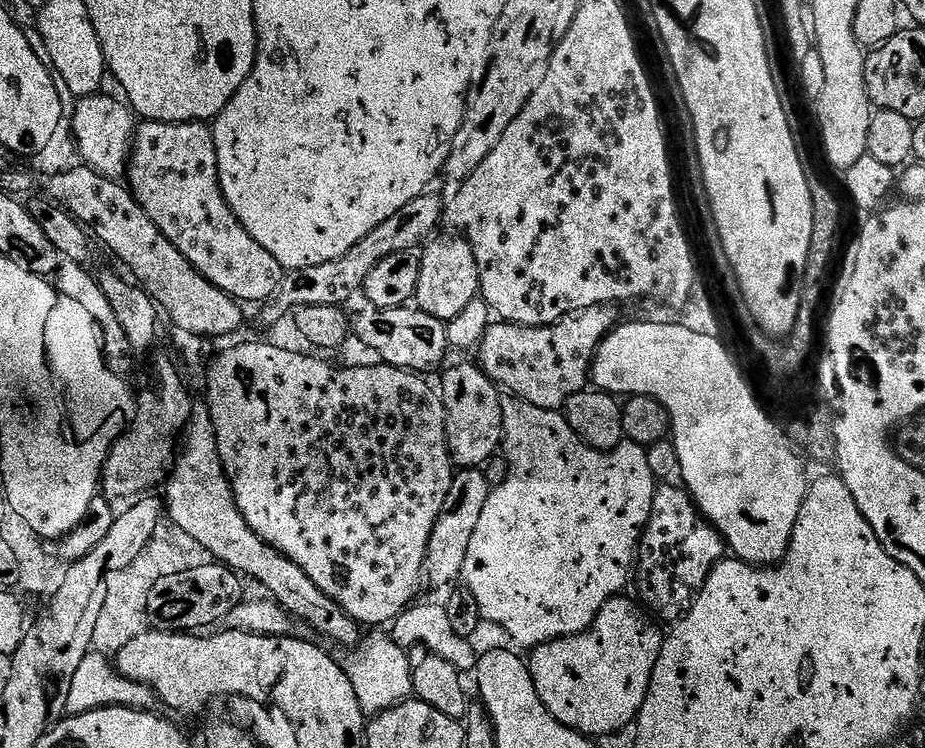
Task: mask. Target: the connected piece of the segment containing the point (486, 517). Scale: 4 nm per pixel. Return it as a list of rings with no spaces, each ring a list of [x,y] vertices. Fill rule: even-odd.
[[[508,398],[503,401],[504,406],[504,438],[502,441],[502,455],[508,462],[508,476],[500,484],[489,491],[486,506],[482,510],[482,518],[478,518],[478,527],[470,538],[470,547],[466,550],[466,562],[462,573],[462,584],[469,588],[478,600],[480,615],[485,621],[497,624],[508,631],[513,645],[524,650],[536,648],[548,640],[557,640],[563,636],[573,636],[585,632],[596,616],[602,610],[606,599],[604,588],[608,590],[624,590],[630,584],[630,569],[637,563],[638,549],[642,530],[648,527],[648,517],[656,493],[658,481],[651,472],[648,453],[645,445],[624,442],[612,451],[593,448],[568,424],[567,419],[559,411],[550,408],[539,408],[527,404],[519,398]]]

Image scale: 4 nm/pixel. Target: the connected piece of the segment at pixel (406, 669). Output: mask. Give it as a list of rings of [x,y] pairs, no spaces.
[[[372,630],[363,637],[360,643],[349,647],[342,659],[342,667],[346,678],[350,678],[350,686],[354,686],[354,694],[358,694],[358,702],[362,706],[365,717],[371,718],[395,704],[401,704],[413,695],[412,691],[412,667],[408,661],[408,652],[398,642],[392,640],[391,635],[384,630]]]

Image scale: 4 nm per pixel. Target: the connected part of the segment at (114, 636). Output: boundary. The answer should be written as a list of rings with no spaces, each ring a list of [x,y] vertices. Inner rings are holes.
[[[170,522],[161,525],[156,531],[156,538],[130,566],[111,571],[104,579],[106,598],[101,613],[94,622],[91,649],[107,656],[113,655],[120,652],[122,646],[126,646],[132,638],[146,630],[148,594],[158,578],[180,576],[184,572],[213,563],[213,555],[186,533],[186,530]]]

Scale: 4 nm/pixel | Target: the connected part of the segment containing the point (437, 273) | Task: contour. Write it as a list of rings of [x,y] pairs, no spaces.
[[[459,234],[448,235],[452,236],[437,235],[423,245],[418,290],[414,297],[415,307],[445,322],[457,318],[470,302],[480,296],[480,271],[470,242]]]

